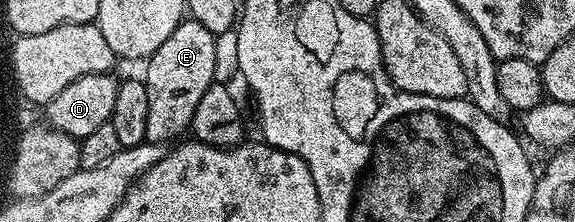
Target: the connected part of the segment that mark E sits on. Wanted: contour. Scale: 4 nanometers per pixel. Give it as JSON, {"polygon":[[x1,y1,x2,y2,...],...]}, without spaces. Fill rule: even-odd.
{"polygon":[[181,20,178,28,170,32,166,44,162,44,162,48,155,50,151,58,147,59,148,75,143,75,142,78,146,84,146,96,150,99,146,112,147,141,168,144,179,139,179,134,191,127,198,100,202,100,206,88,210,88,216,81,215,47,216,35,210,32,210,28,202,28,202,24,191,20]]}

